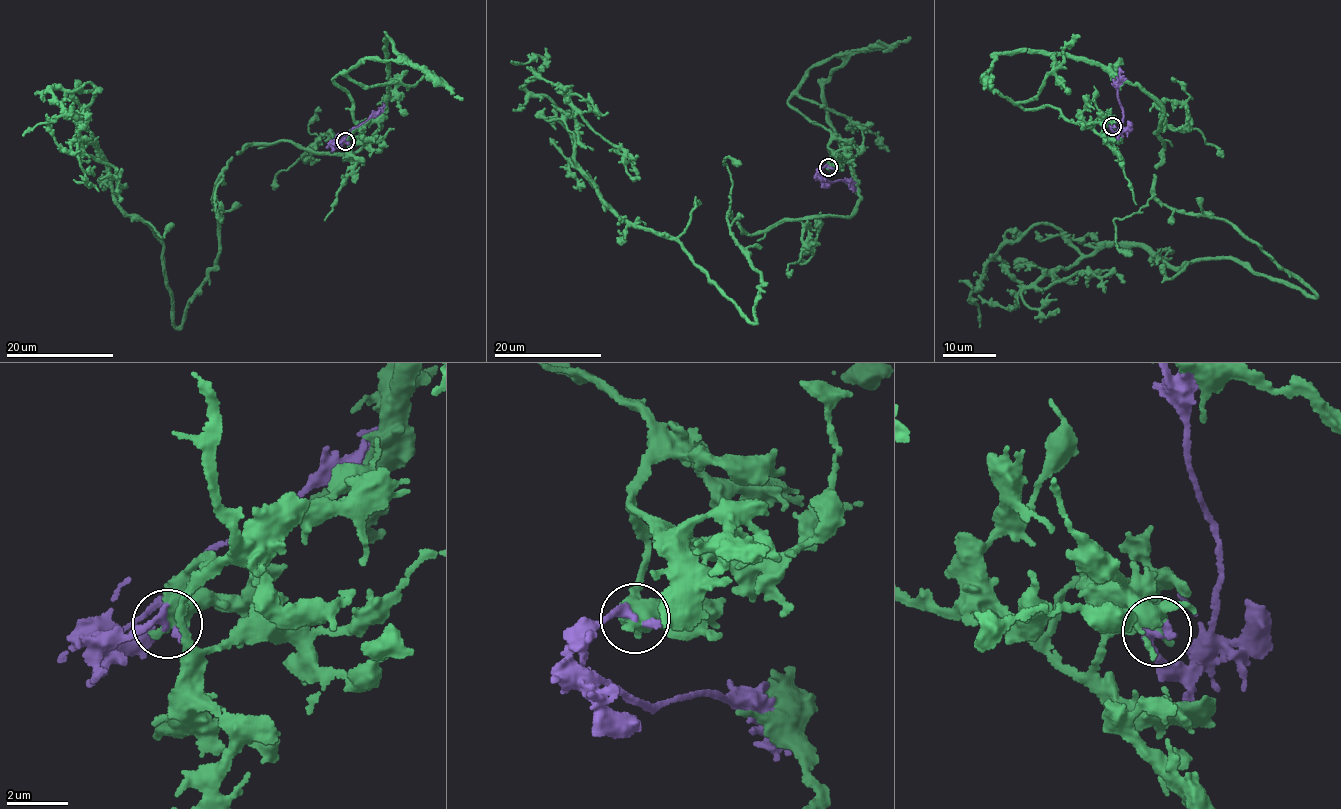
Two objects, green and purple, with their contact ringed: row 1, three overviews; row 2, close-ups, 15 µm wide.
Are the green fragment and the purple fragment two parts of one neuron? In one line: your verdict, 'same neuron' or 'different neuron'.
different neuron

